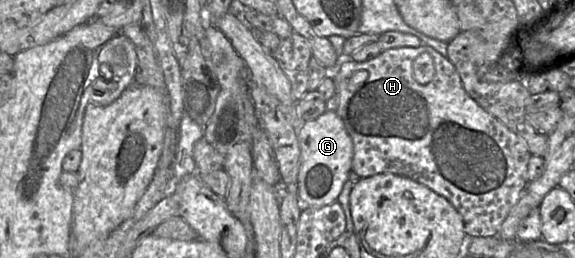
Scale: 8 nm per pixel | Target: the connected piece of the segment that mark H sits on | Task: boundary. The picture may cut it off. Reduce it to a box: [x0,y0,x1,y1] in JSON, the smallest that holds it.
[330,45,531,237]

